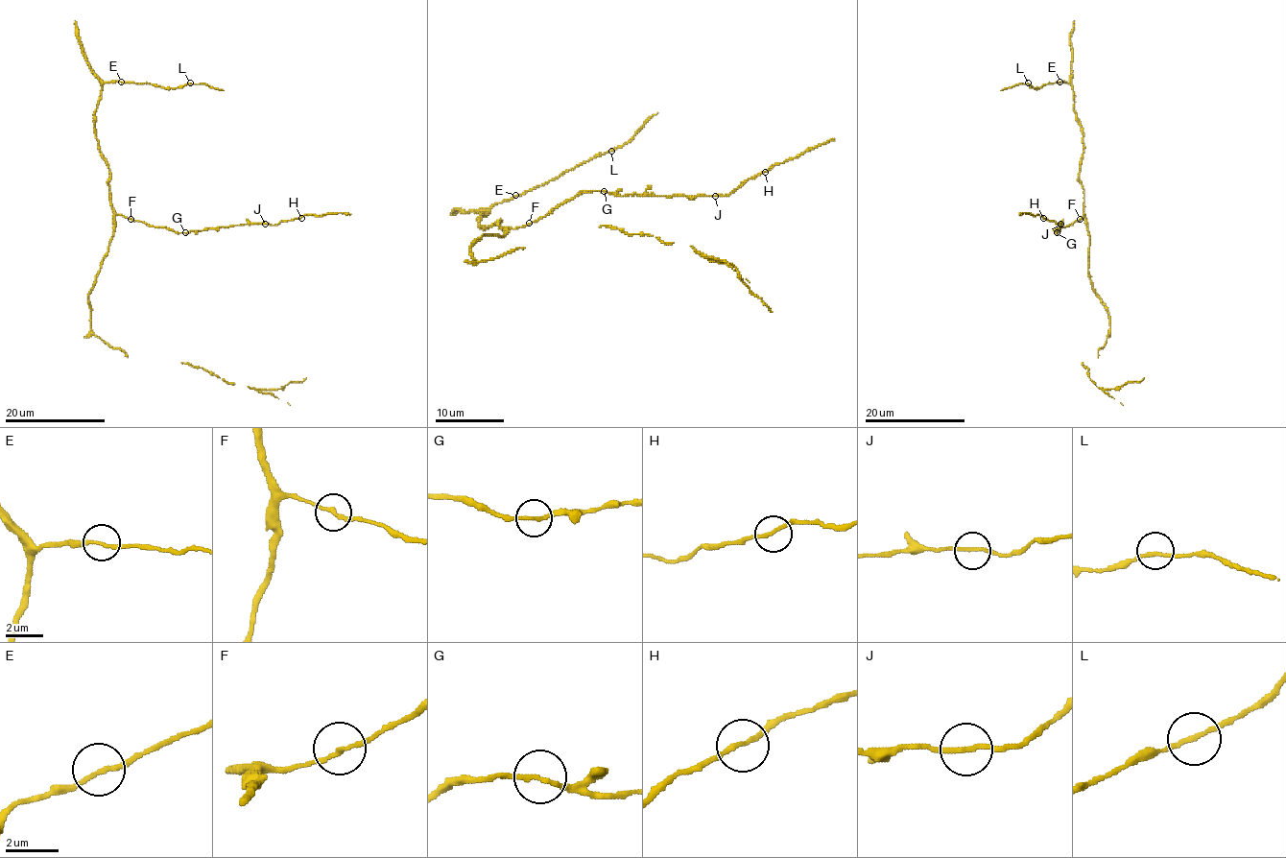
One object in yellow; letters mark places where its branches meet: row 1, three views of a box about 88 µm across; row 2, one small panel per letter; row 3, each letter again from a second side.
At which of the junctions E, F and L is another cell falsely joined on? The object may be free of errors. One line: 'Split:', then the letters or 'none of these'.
Split: none of these

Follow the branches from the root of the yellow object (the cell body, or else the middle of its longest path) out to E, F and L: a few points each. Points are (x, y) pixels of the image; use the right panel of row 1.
E: (1087, 263), (1084, 189), (1079, 180), (1083, 129), (1074, 109), (1072, 86), (1060, 82)
F: (1087, 263), (1086, 218), (1084, 215), (1081, 219)
L: (1087, 263), (1084, 189), (1079, 180), (1083, 129), (1074, 109), (1072, 86), (1058, 82), (1033, 87), (1028, 83)

